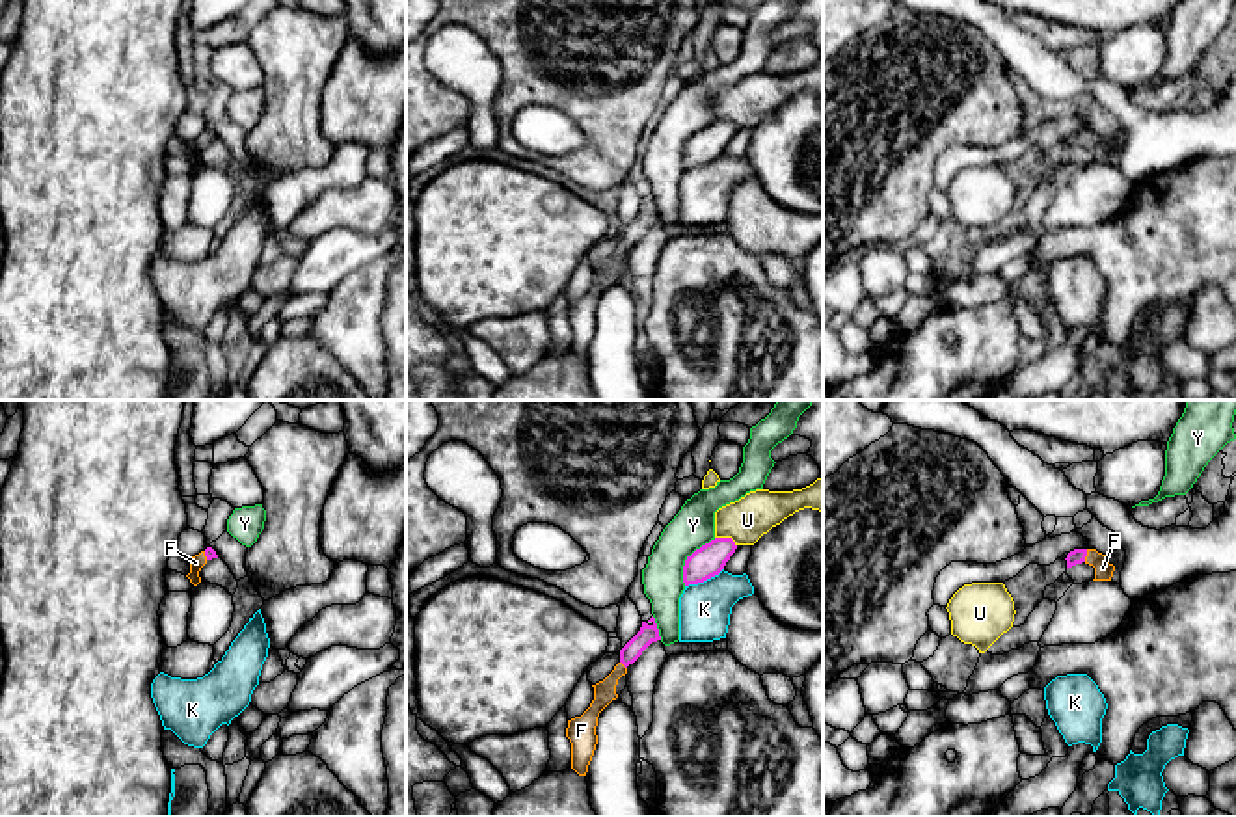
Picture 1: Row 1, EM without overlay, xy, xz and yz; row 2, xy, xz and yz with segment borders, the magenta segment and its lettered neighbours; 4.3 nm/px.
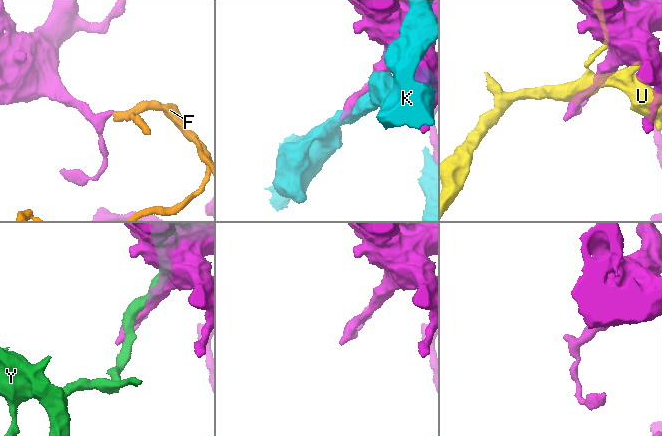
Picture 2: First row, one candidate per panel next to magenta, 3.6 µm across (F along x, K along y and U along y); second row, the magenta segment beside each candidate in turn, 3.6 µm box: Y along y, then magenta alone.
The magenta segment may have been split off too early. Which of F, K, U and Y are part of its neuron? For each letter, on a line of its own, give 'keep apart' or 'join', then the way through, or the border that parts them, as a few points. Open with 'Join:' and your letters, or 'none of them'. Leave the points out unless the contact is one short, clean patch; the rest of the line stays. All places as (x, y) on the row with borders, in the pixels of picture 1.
Join: F
F: join; way yz (1074, 557), (1086, 555), (1102, 568)
K: keep apart
U: keep apart
Y: keep apart

